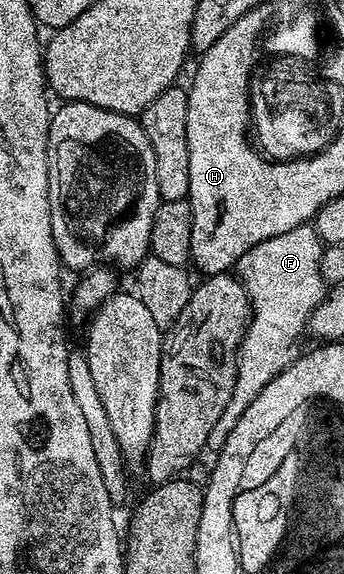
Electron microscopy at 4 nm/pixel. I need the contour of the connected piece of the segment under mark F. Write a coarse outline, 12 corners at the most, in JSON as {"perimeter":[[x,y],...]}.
{"perimeter":[[313,224],[253,245],[236,262],[252,316],[218,451],[324,296]]}

